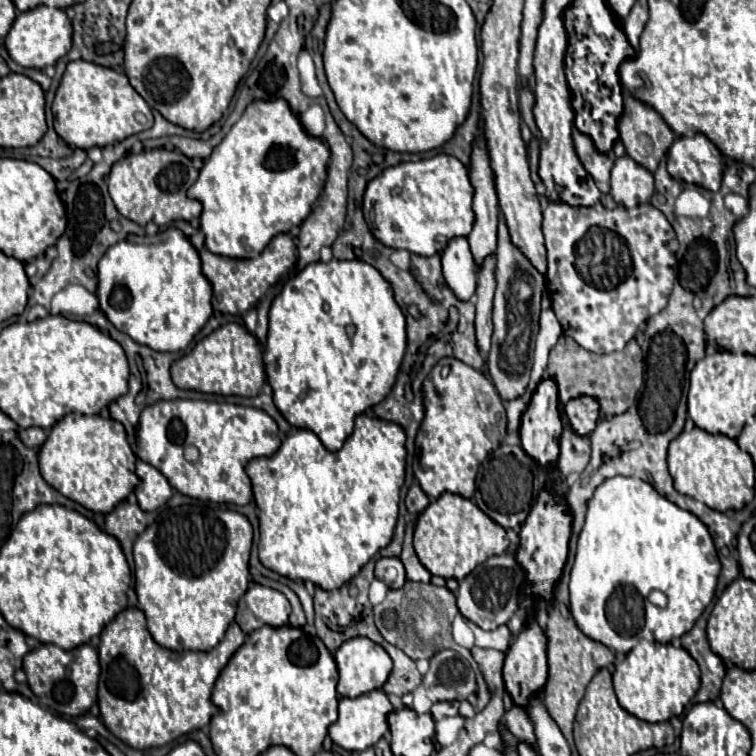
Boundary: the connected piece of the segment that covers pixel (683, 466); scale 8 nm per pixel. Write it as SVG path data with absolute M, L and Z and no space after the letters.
M699 427L679 433L669 445L669 473L675 481L675 489L683 495L689 495L697 501L703 501L711 509L727 511L741 509L753 501L755 485L755 467L747 451L741 451L739 445L727 435L711 435Z

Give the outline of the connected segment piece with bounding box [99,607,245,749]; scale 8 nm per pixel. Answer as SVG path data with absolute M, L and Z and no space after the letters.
M127 607L125 611L117 613L115 619L101 631L101 643L99 643L99 663L101 663L99 709L105 727L133 749L159 747L193 729L201 729L211 721L211 715L215 711L215 705L211 701L215 679L227 665L229 657L243 645L243 641L245 633L237 623L231 623L225 637L211 651L189 651L189 661L185 657L175 659L171 649L165 649L159 643L155 643L155 639L147 631L145 615L141 609Z

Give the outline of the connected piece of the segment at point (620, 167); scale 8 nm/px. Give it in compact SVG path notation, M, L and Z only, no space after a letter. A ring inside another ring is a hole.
M629 155L615 157L611 169L611 195L623 207L635 207L653 195L653 173Z

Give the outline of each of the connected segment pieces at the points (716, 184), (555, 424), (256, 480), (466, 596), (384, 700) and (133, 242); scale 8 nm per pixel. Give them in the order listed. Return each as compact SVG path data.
M703 133L677 137L667 151L667 171L671 177L679 177L685 183L719 191L723 175L721 153Z
M545 379L539 383L537 391L531 397L531 403L527 411L521 417L521 447L529 457L533 457L535 463L539 463L545 469L553 469L555 461L559 457L559 437L561 437L563 421L559 413L559 401L557 401L557 385L551 379Z
M363 413L355 419L355 431L339 451L325 449L319 437L309 429L295 429L283 439L277 453L251 459L245 469L253 483L259 511L261 563L283 577L313 581L327 591L353 579L379 549L389 545L393 537L399 493L405 481L405 439L401 425Z
M495 555L489 557L485 563L481 563L477 569L473 569L465 579L459 581L457 589L457 607L461 615L481 629L497 629L499 625L505 625L515 611L519 609L519 589L525 581L525 571L519 567L513 555Z
M381 689L359 695L355 699L343 697L339 701L339 719L337 719L337 723L333 723L329 727L329 735L331 735L333 743L337 743L339 747L343 747L347 751L365 751L367 747L375 745L389 731L389 723L387 723L389 711L393 711L393 705Z
M167 227L157 235L129 235L127 239L109 247L99 261L99 287L97 297L101 311L121 331L127 333L139 345L147 345L153 351L181 351L193 341L213 313L211 307L211 283L201 271L201 259L191 241L177 227Z

